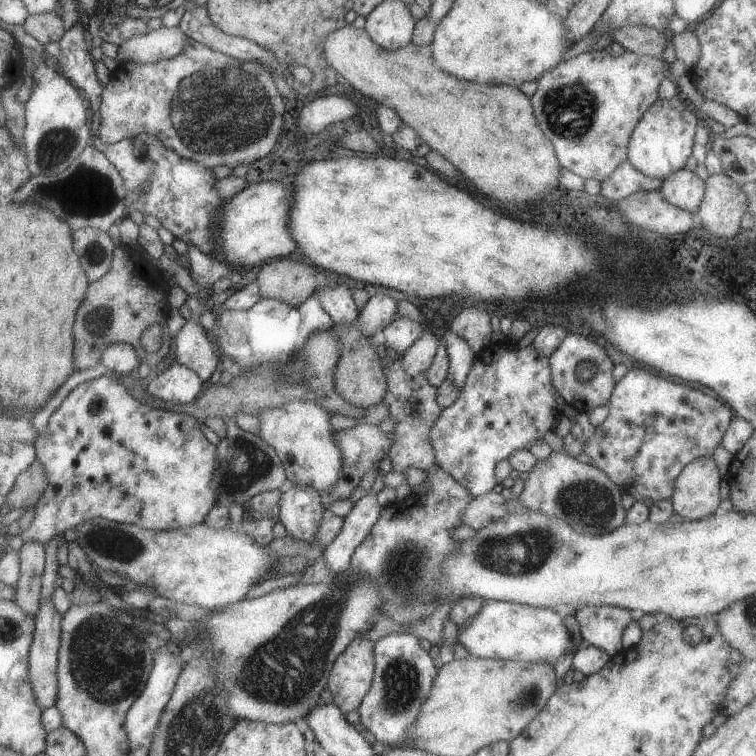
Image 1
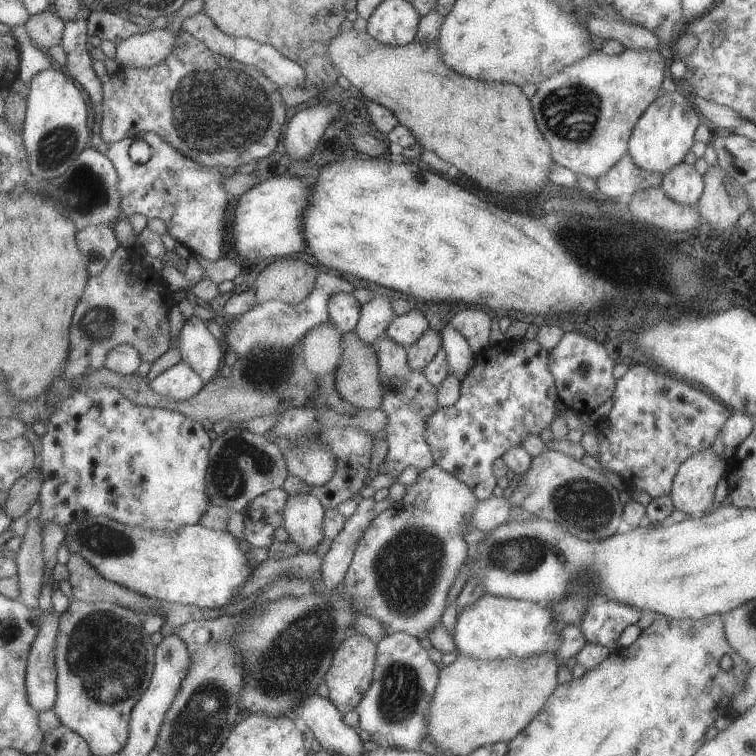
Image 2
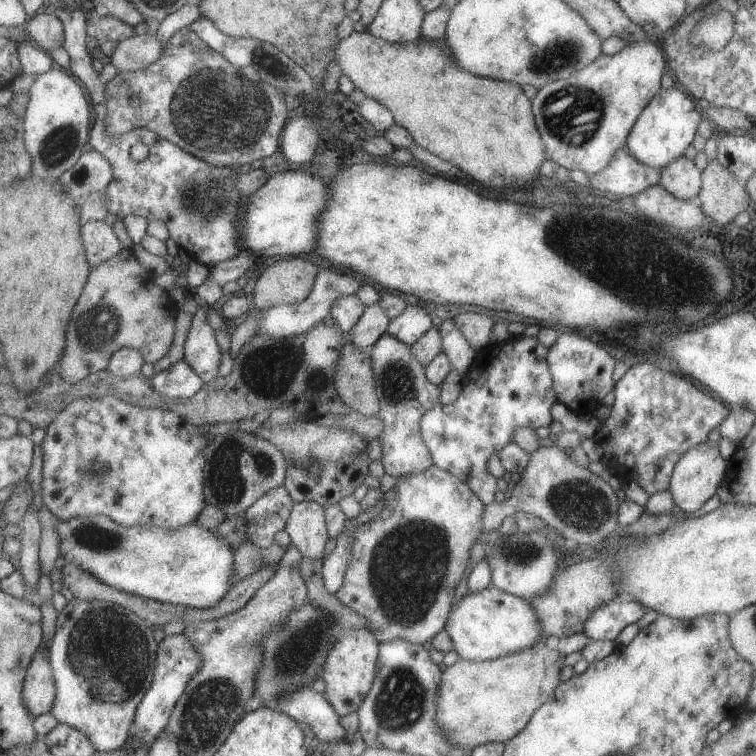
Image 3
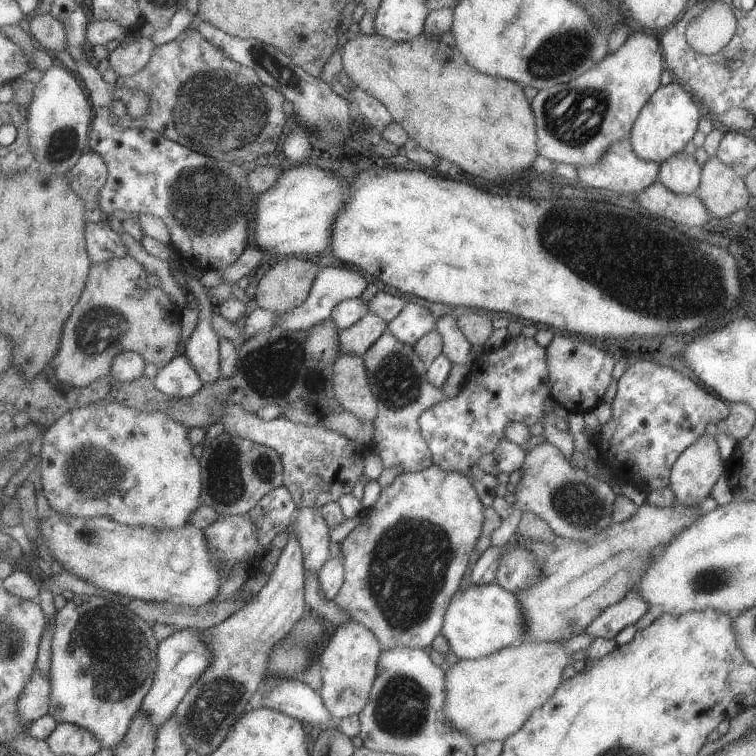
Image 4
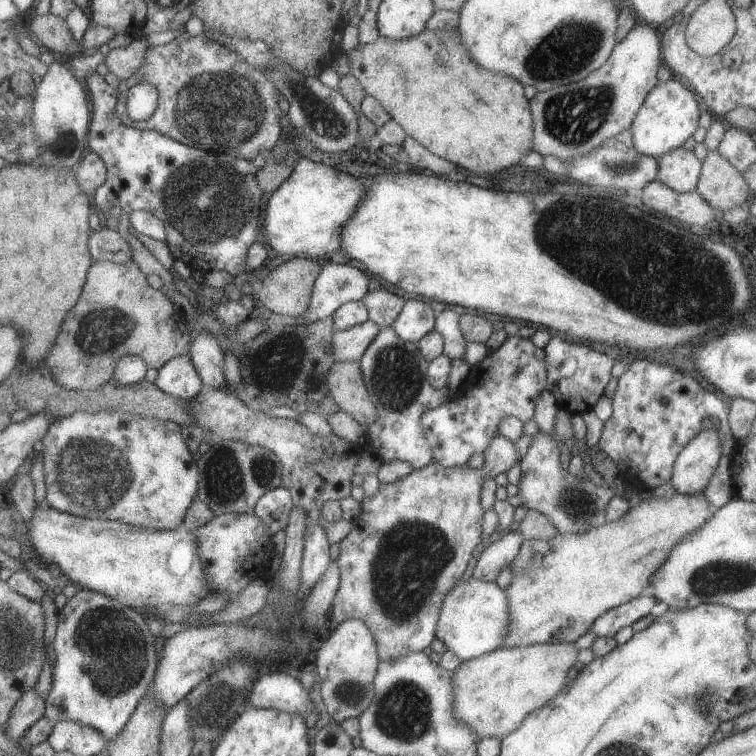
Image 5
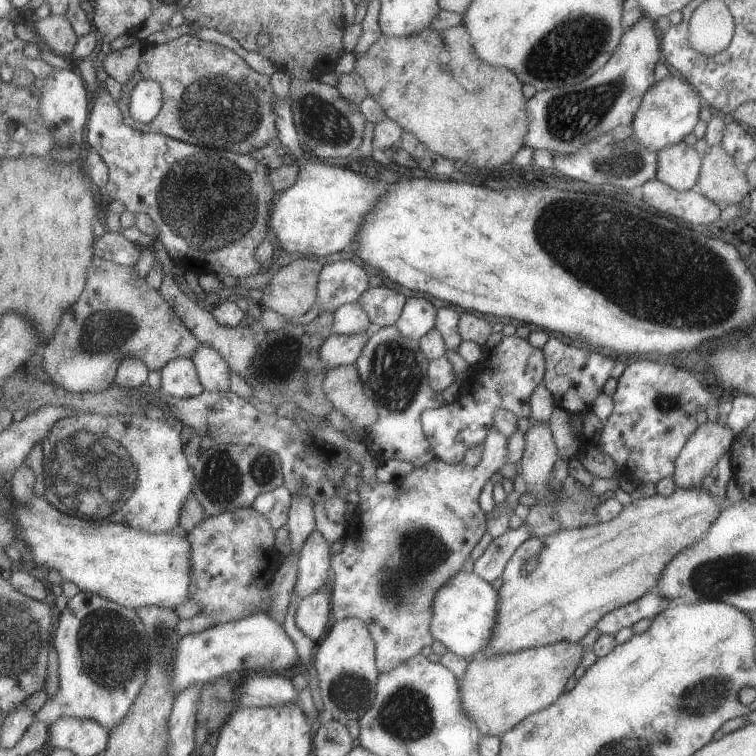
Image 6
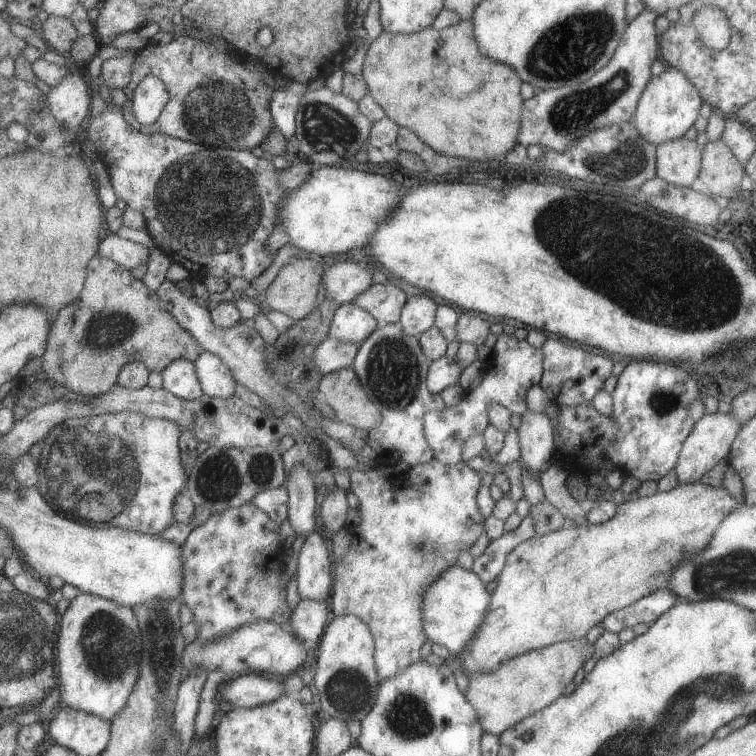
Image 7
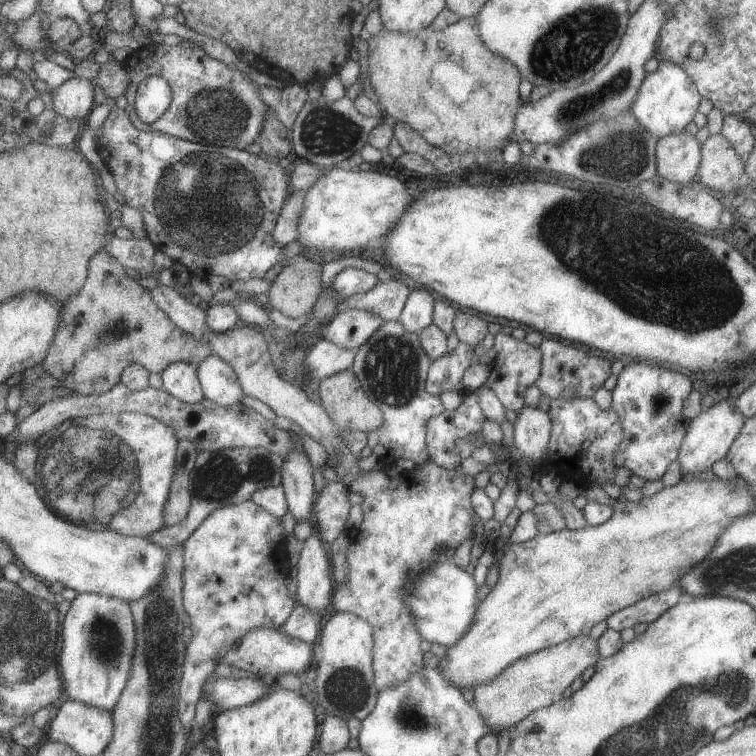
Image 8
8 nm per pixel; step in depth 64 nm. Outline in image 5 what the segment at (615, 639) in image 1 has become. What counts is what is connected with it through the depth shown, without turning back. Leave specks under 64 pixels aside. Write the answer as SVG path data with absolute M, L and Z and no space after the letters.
M649 596L635 597L625 604L610 608L605 614L601 614L589 630L596 637L613 637L620 628L631 626L639 618L647 616L656 602L653 597Z

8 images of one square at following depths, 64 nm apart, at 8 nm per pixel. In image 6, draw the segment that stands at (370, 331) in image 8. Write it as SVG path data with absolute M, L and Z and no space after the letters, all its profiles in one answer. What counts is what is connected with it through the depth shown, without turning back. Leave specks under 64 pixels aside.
M358 302L344 304L335 311L335 324L333 324L335 334L357 336L365 334L367 330L372 329L372 326L373 320L368 311Z

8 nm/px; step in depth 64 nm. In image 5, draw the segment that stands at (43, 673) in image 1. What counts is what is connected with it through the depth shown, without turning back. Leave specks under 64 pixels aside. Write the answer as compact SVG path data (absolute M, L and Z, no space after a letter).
M37 690L27 692L23 698L15 705L9 726L4 734L16 744L17 738L23 738L29 730L45 714L45 700L39 696Z

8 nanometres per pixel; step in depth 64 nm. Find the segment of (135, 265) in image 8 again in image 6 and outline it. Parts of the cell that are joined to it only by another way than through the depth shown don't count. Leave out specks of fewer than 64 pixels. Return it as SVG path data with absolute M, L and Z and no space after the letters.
M107 231L103 238L97 238L96 240L96 257L126 267L133 267L139 260L141 248L143 246L130 242L123 234Z

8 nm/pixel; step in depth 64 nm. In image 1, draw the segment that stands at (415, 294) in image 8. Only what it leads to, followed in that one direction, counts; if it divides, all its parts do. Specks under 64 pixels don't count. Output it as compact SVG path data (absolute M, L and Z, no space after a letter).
M399 316L381 331L379 338L391 351L402 356L420 338L421 330L423 325Z

